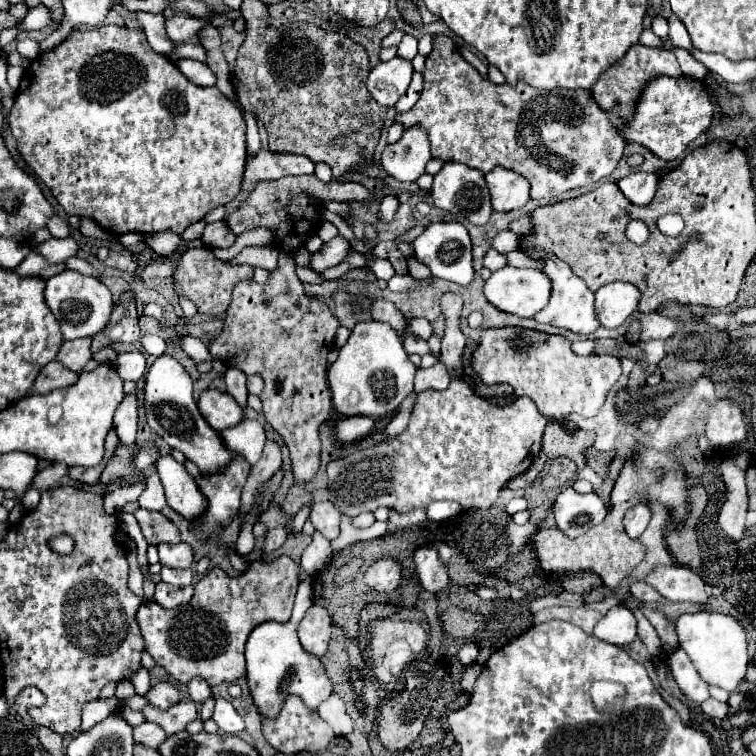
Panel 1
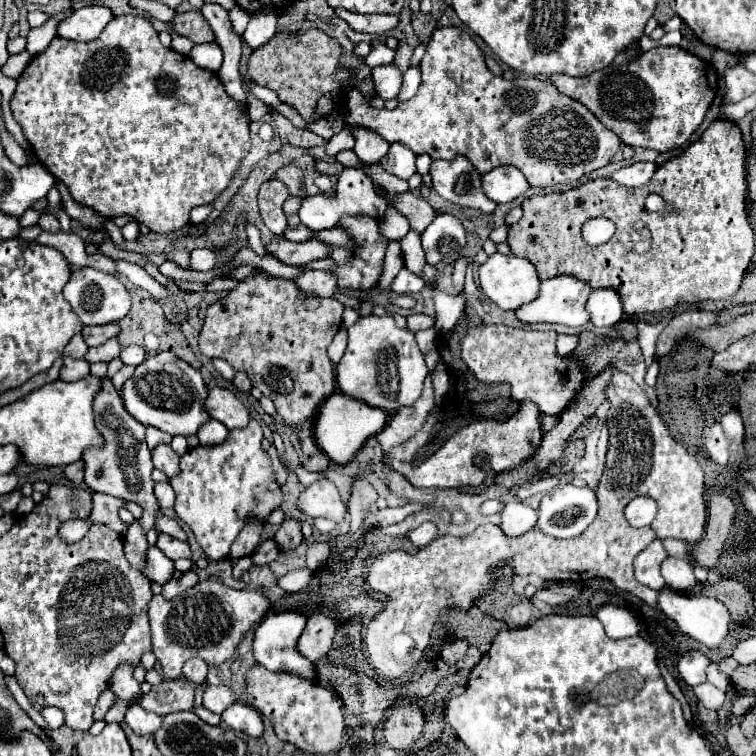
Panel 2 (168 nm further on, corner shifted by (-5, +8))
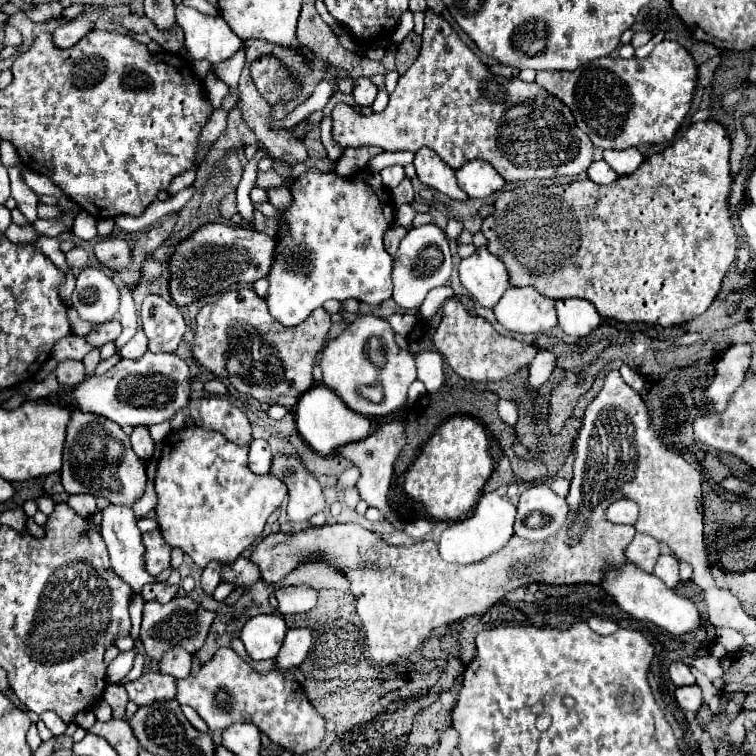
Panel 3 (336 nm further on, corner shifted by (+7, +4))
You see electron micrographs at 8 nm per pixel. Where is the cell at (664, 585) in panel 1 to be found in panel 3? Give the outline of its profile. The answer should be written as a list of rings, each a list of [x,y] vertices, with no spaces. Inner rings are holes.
[[[660,554],[656,566],[654,566],[654,574],[668,586],[674,588],[680,578],[678,578],[678,560],[672,554]]]

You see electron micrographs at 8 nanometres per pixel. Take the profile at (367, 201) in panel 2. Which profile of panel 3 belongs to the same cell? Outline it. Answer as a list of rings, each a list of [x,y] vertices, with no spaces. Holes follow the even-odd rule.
[[[280,186],[280,188],[266,188],[266,194],[268,194],[268,202],[272,206],[276,206],[278,210],[284,210],[288,206],[288,202],[292,202],[290,198],[290,190]]]

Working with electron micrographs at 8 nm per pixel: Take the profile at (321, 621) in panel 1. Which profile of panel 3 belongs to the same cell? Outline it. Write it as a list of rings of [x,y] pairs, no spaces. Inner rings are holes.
[[[308,628],[288,630],[284,644],[275,658],[276,668],[264,674],[256,672],[250,664],[246,664],[232,648],[222,646],[206,664],[200,666],[196,674],[188,674],[186,678],[176,680],[176,700],[180,704],[192,706],[212,732],[224,732],[236,722],[252,722],[274,744],[288,748],[294,754],[314,750],[326,736],[324,720],[306,698],[302,684],[284,676],[286,670],[299,667],[304,662],[310,646],[312,632]]]

